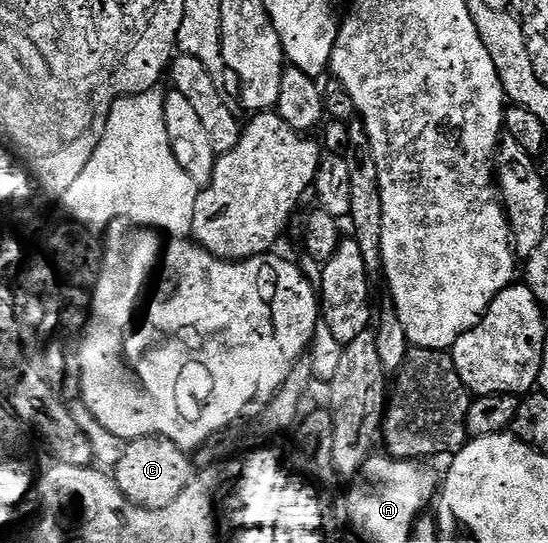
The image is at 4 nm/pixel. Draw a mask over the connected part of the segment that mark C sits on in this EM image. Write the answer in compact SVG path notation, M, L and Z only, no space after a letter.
M138 438L126 443L121 462L113 467L113 477L133 504L156 510L173 504L185 492L193 477L191 462L193 466L192 455L177 444L163 438Z

